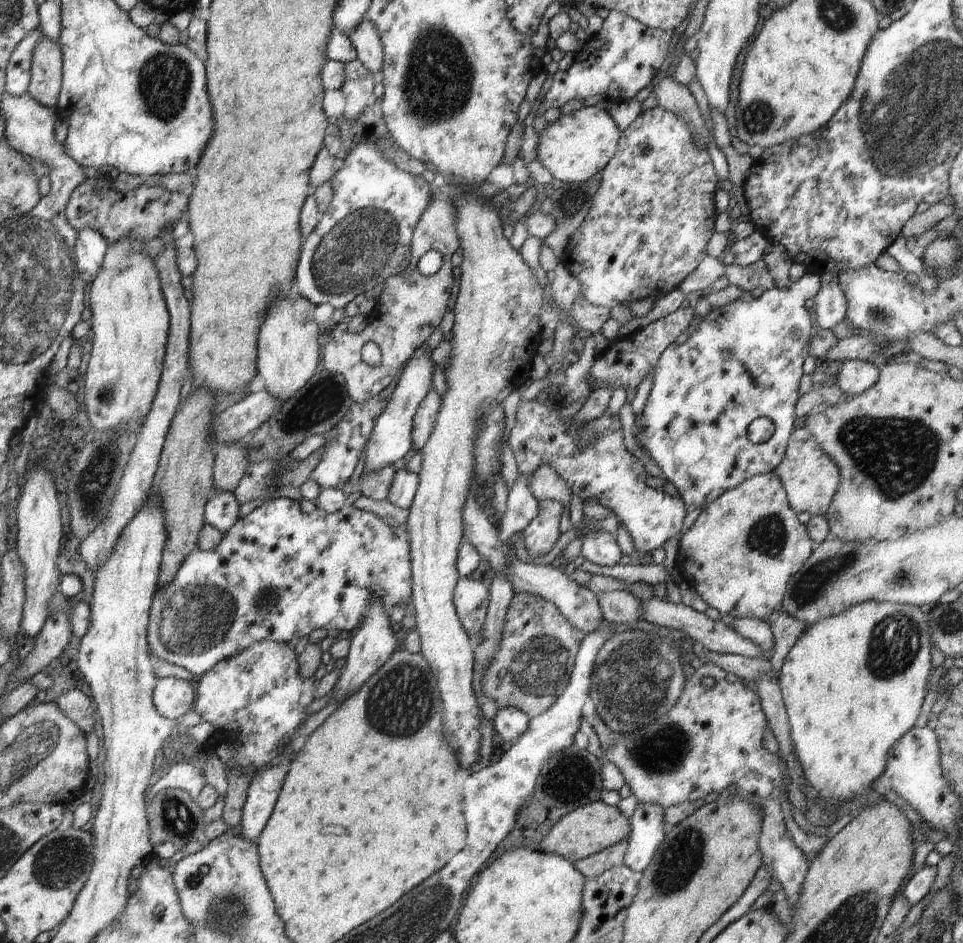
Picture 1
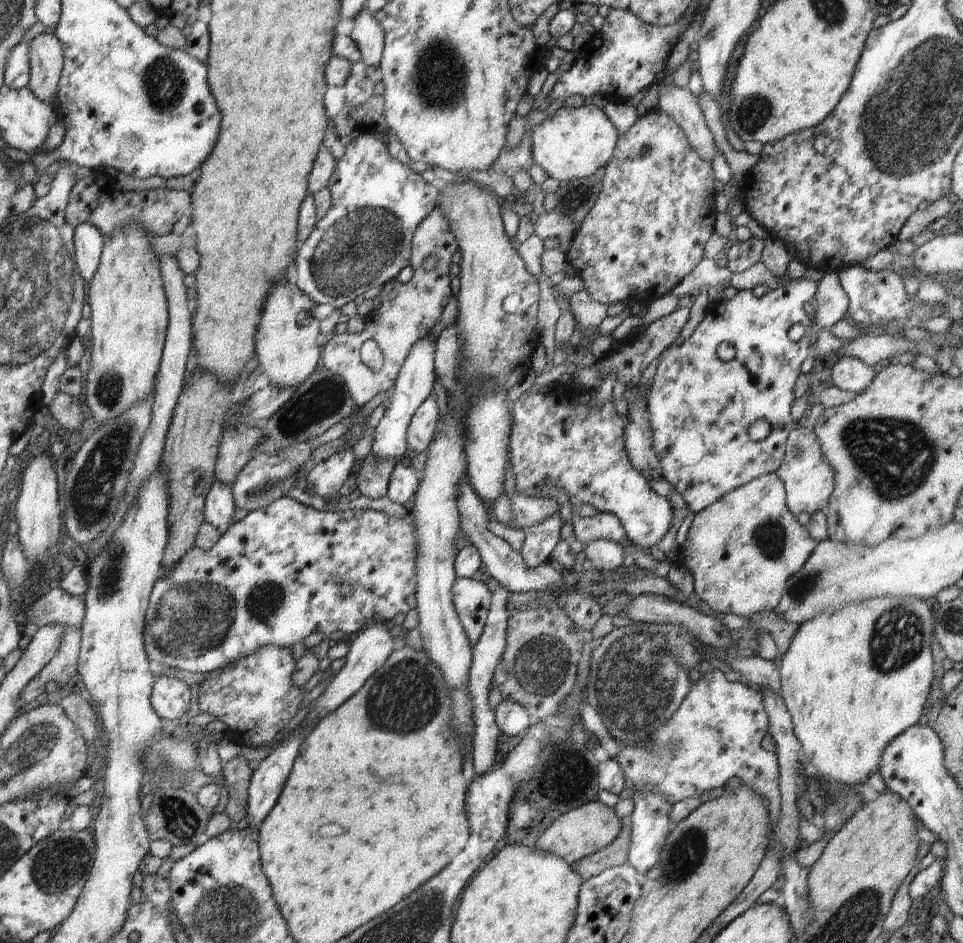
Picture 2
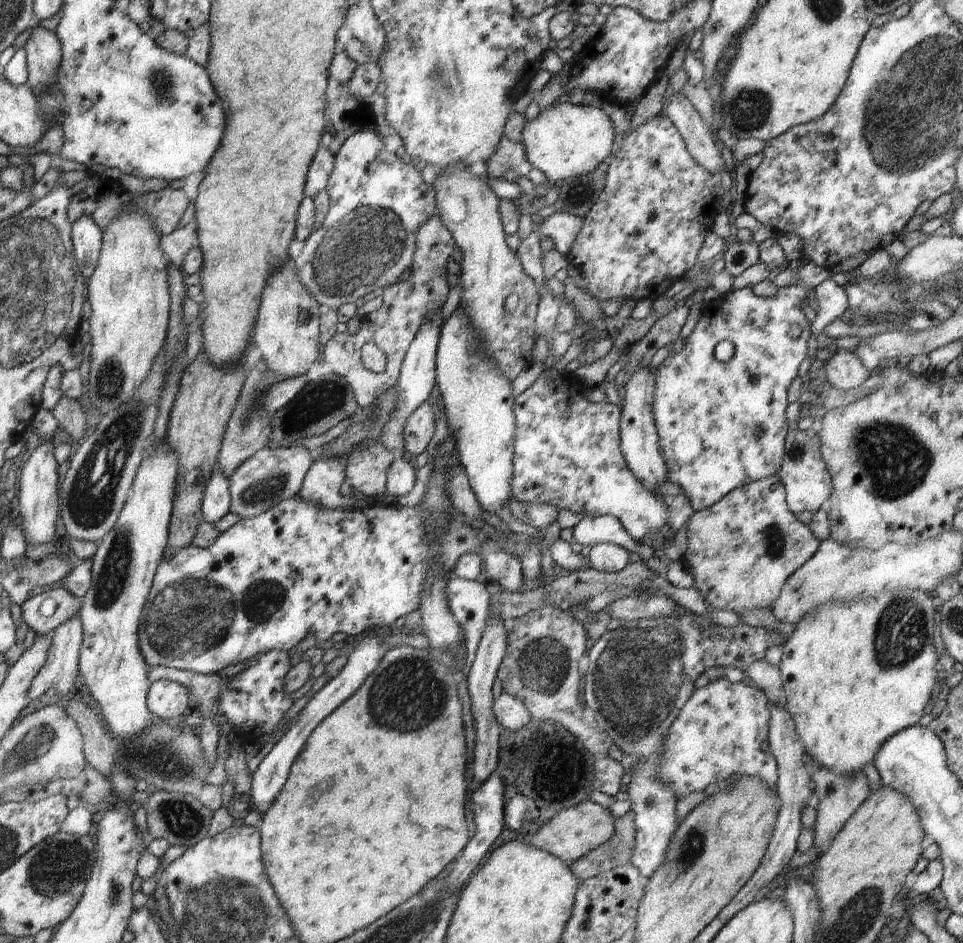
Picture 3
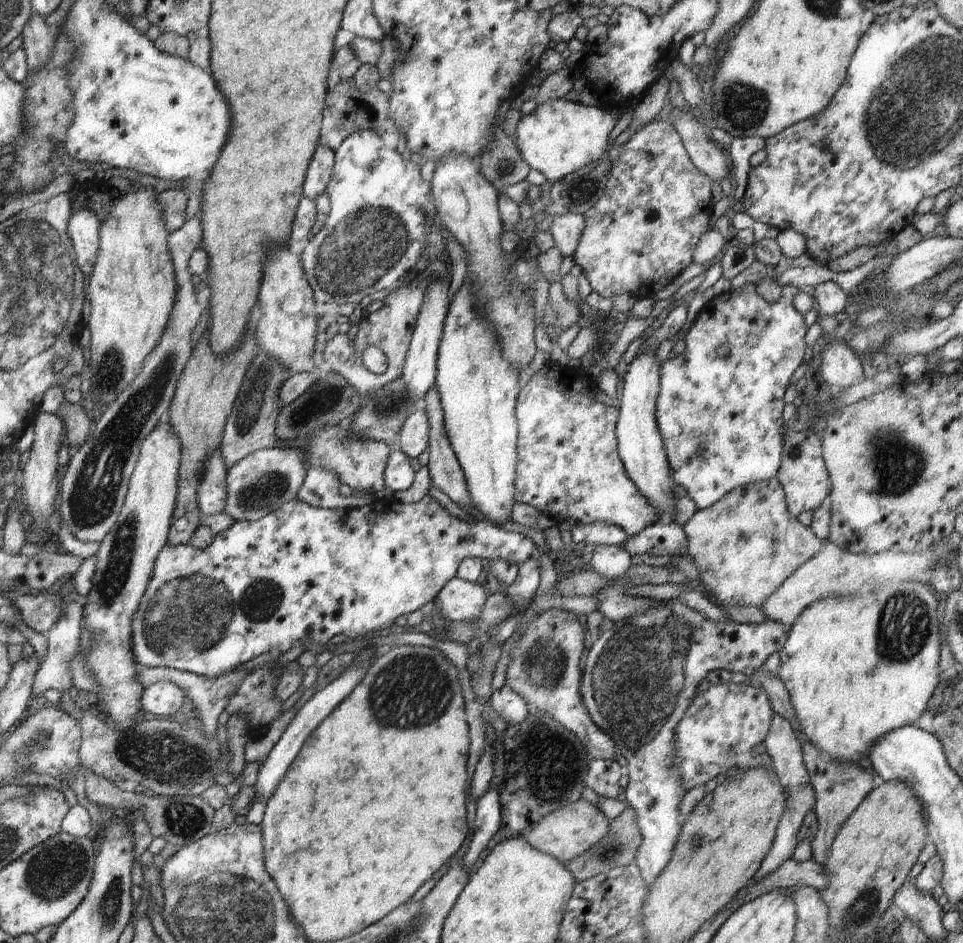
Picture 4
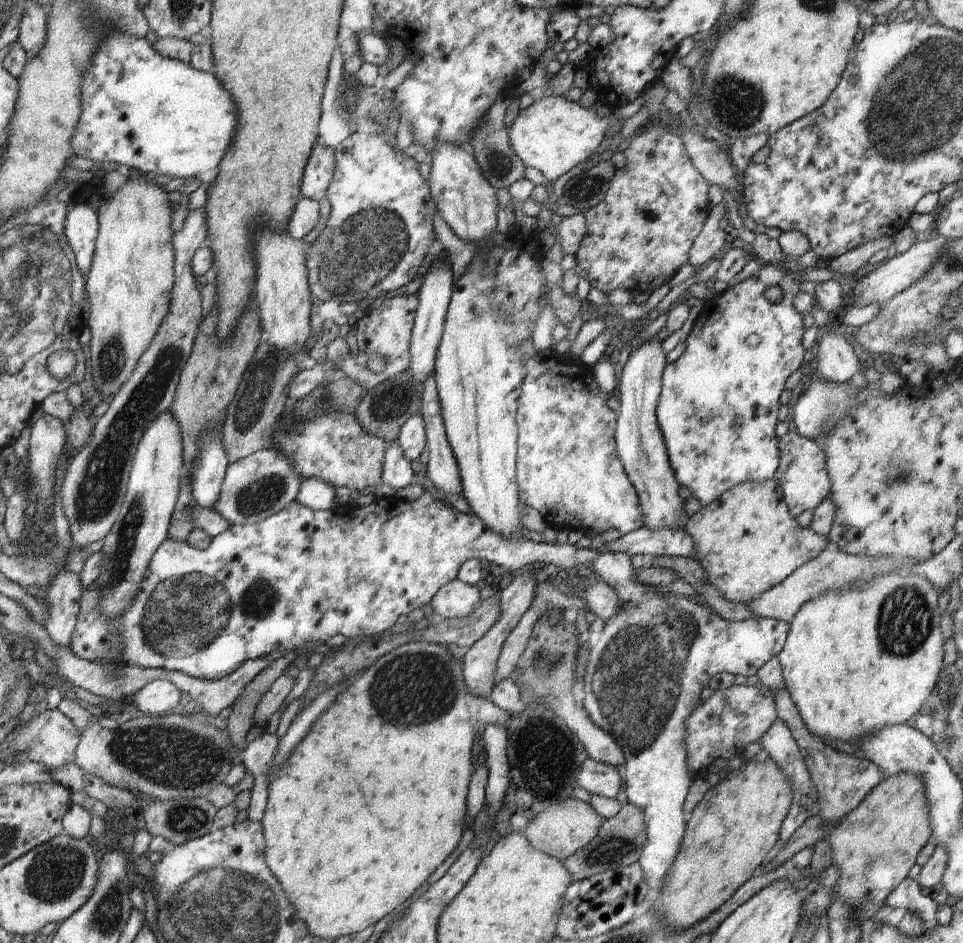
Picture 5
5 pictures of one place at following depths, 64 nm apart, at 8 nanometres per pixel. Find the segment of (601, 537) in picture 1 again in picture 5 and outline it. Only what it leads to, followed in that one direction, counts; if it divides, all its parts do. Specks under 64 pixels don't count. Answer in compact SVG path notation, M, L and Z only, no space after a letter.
M602 551L596 556L590 568L591 571L596 573L605 584L608 584L618 594L623 606L618 614L606 621L606 627L600 632L601 636L600 640L598 640L598 644L591 647L590 660L588 660L588 666L586 666L586 672L584 672L582 678L584 680L584 692L586 693L586 696L584 696L583 708L594 724L614 738L614 741L618 744L624 756L626 762L626 778L624 778L624 783L626 785L628 803L636 806L636 809L639 809L643 813L643 822L645 825L646 843L644 844L637 864L641 867L643 877L645 878L650 893L654 894L657 893L658 890L661 889L662 884L665 883L665 875L675 860L675 855L679 850L684 832L686 831L688 817L683 812L683 805L688 795L689 788L691 787L692 780L690 779L689 769L686 765L684 726L687 718L690 717L693 709L701 700L700 694L702 688L708 686L712 676L723 671L731 672L733 675L740 674L740 676L747 678L757 675L758 670L766 664L772 656L777 656L783 650L790 631L790 626L783 621L764 619L761 617L753 617L746 621L726 621L716 614L716 612L710 610L710 608L706 609L700 607L698 604L692 603L689 598L675 596L671 593L667 593L666 595L656 593L654 587L642 585L637 582L635 568L631 563L631 557L620 552Z

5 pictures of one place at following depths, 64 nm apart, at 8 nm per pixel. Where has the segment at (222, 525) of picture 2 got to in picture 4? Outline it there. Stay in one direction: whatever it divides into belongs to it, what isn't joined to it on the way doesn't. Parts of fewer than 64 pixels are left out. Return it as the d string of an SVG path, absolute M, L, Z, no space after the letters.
M216 450L207 461L198 488L199 508L204 516L223 513L226 505L226 478L227 469L223 464L219 450Z

